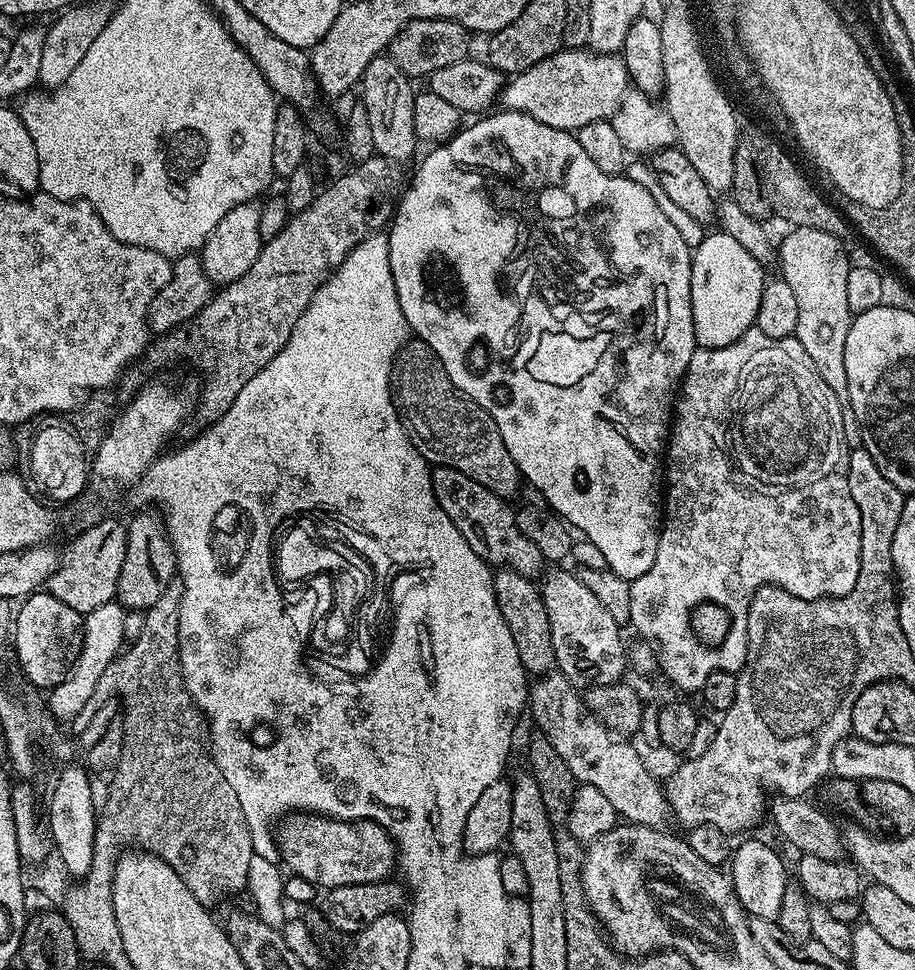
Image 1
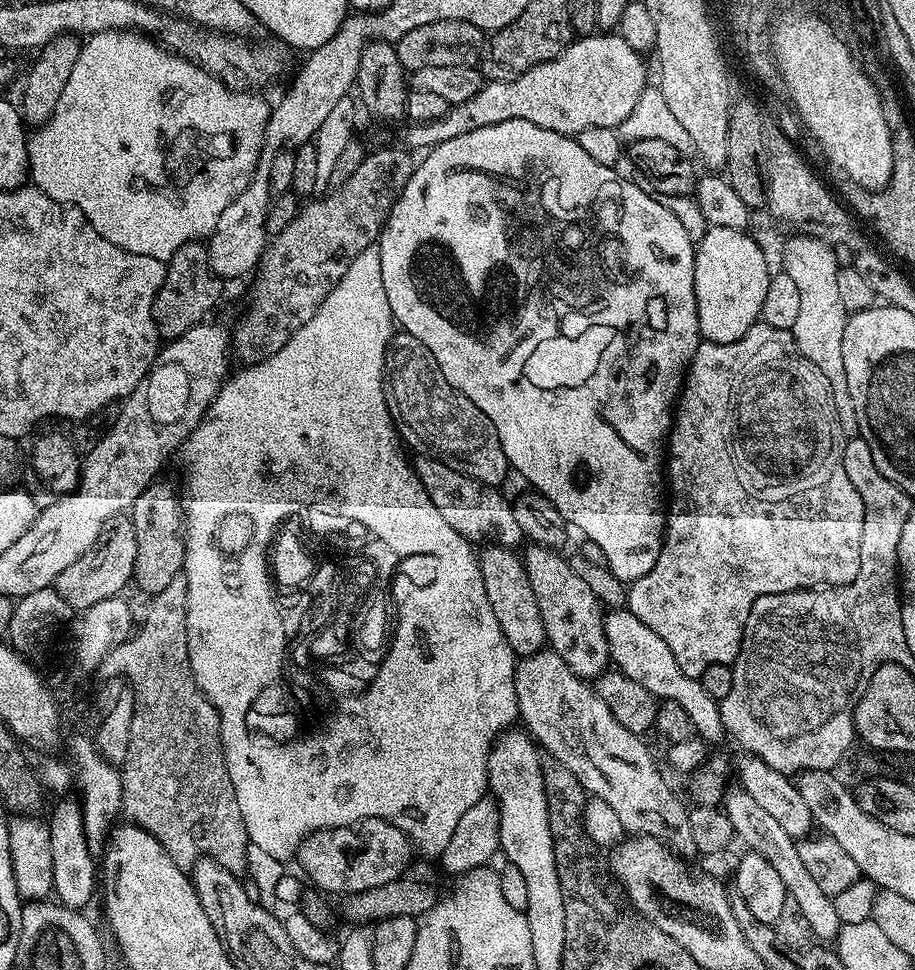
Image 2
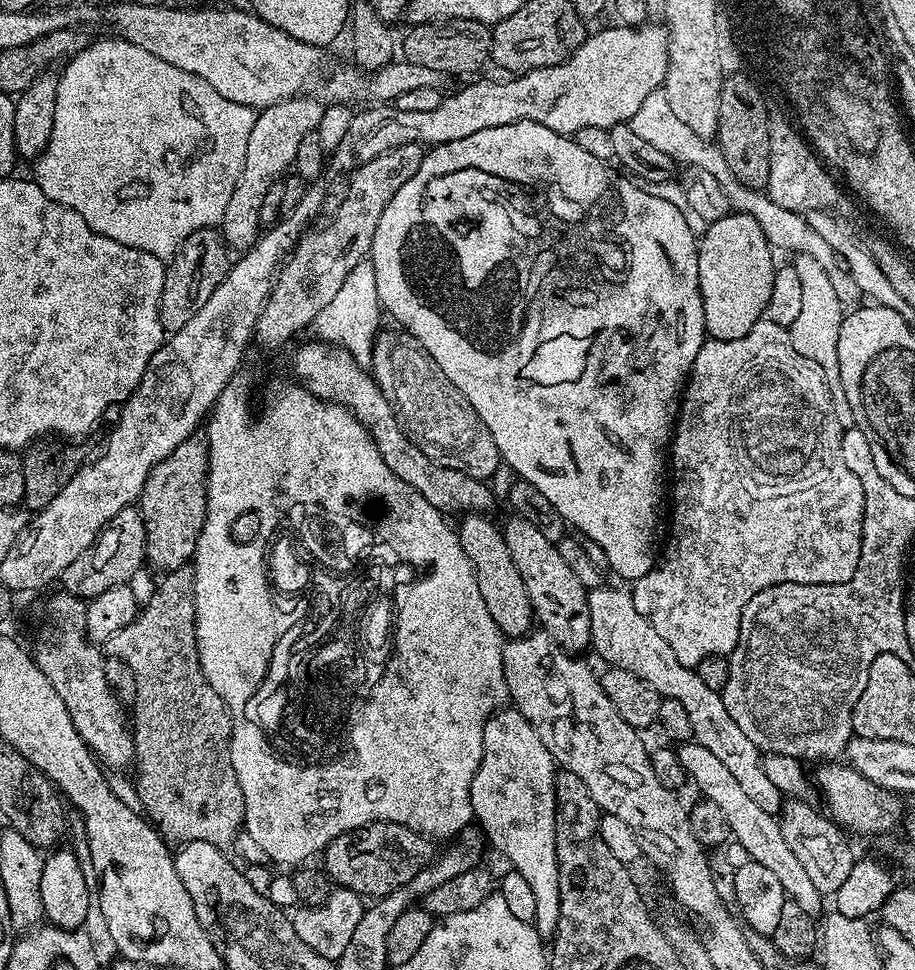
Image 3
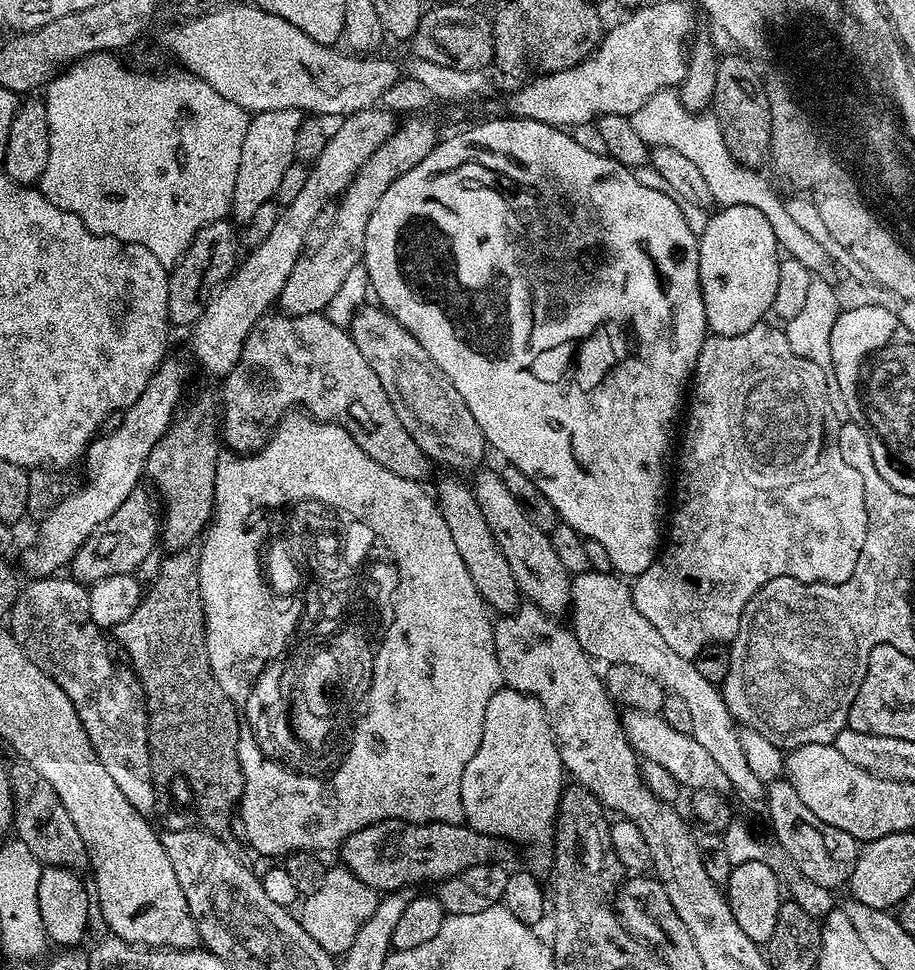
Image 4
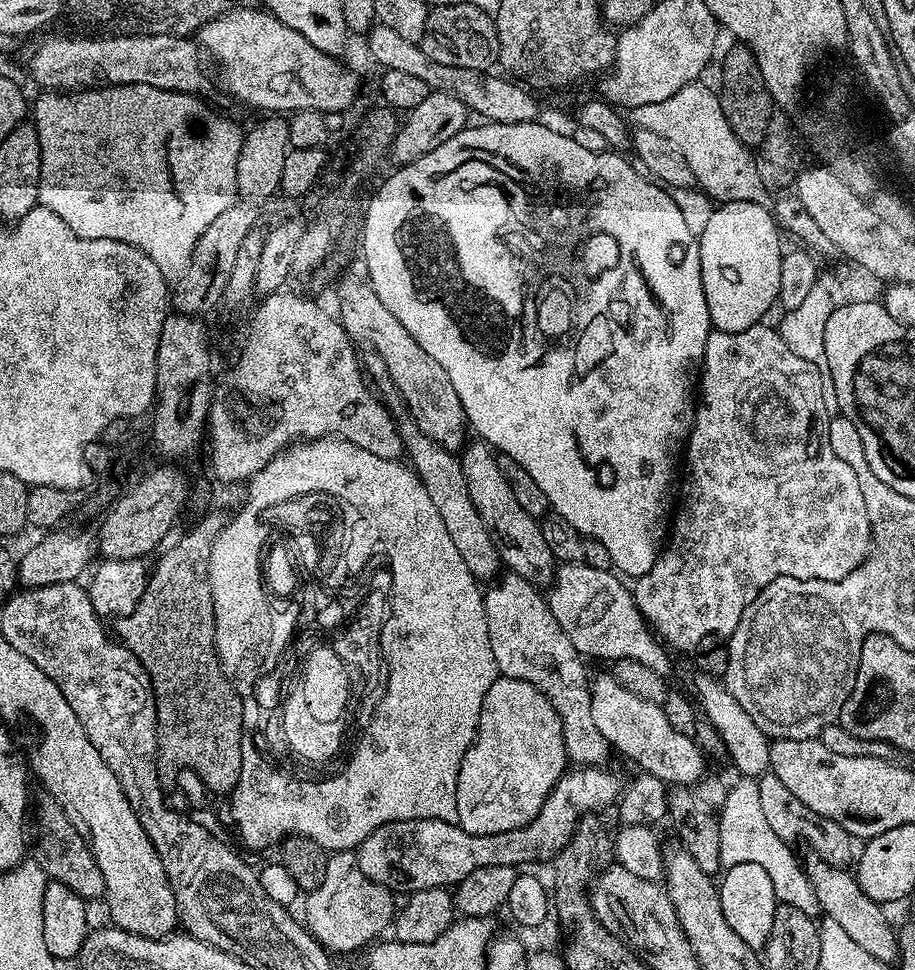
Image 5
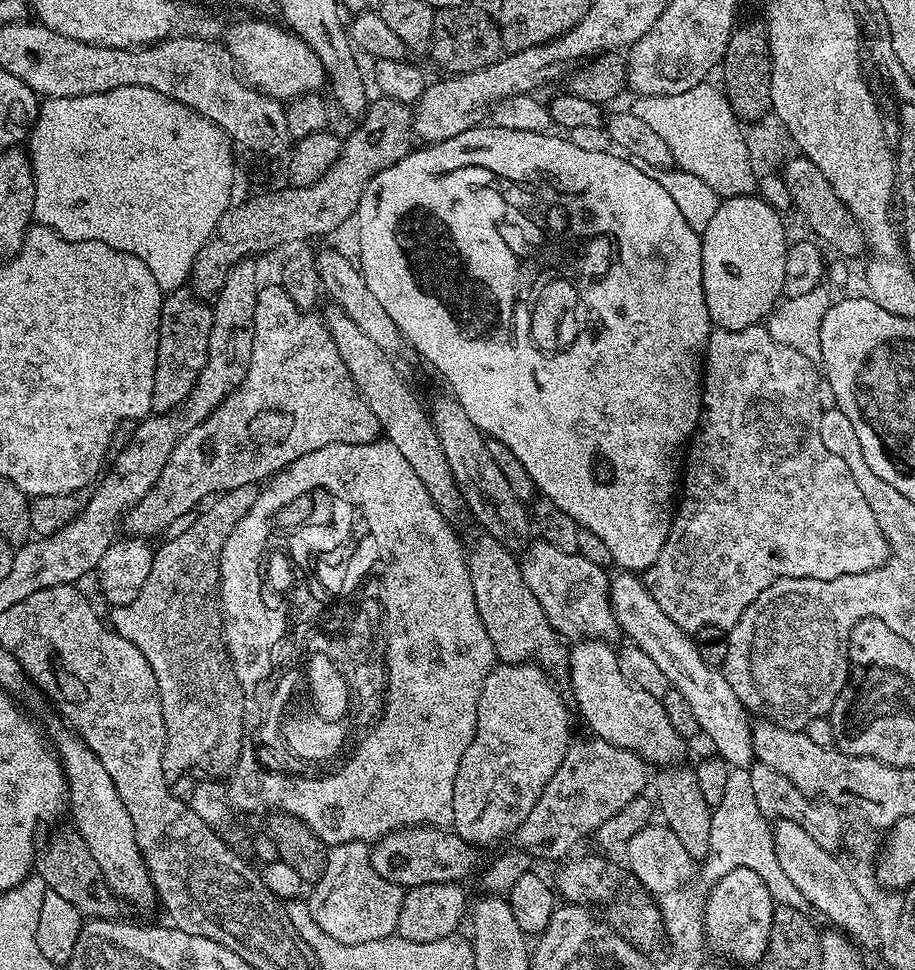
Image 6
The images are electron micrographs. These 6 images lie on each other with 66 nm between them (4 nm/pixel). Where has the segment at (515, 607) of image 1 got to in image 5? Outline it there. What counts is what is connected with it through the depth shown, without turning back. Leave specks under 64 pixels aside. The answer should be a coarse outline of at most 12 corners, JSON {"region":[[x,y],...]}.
{"region":[[410,418],[404,456],[462,562],[491,581],[502,561],[459,459]]}

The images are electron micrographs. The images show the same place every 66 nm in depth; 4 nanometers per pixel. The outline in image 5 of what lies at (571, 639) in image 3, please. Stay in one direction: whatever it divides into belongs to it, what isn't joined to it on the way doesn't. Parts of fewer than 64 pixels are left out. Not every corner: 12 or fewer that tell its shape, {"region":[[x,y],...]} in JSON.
{"region":[[459,453],[470,502],[503,567],[551,585],[540,520],[514,499],[497,453]]}

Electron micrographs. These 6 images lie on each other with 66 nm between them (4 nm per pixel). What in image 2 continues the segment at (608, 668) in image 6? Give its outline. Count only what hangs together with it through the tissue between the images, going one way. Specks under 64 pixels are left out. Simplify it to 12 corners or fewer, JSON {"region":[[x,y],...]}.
{"region":[[743,788],[722,811],[735,839],[782,878],[820,942],[841,922],[833,897],[798,855],[798,843]]}

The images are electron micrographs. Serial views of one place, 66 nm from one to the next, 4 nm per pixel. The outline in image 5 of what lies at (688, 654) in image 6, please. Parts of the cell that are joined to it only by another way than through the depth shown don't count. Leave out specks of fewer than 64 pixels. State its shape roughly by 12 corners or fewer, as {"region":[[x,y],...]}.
{"region":[[715,676],[695,703],[741,777],[769,771],[769,737]]}

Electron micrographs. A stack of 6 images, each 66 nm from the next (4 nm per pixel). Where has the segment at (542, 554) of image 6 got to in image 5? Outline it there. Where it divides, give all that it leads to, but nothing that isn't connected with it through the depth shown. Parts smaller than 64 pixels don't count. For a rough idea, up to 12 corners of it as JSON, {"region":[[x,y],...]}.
{"region":[[560,564],[546,599],[585,658],[667,673],[669,649],[612,570]]}

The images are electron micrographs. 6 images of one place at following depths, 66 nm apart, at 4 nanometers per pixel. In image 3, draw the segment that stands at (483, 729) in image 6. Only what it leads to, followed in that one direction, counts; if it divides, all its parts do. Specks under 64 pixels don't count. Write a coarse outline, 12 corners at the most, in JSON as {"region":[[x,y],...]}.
{"region":[[514,706],[470,782],[485,824],[556,824],[558,765]]}

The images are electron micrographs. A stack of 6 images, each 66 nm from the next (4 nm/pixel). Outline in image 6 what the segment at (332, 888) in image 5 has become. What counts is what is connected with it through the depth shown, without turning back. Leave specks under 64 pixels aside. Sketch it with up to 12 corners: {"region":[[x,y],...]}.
{"region":[[363,840],[329,847],[306,903],[330,938],[397,935],[405,889]]}

